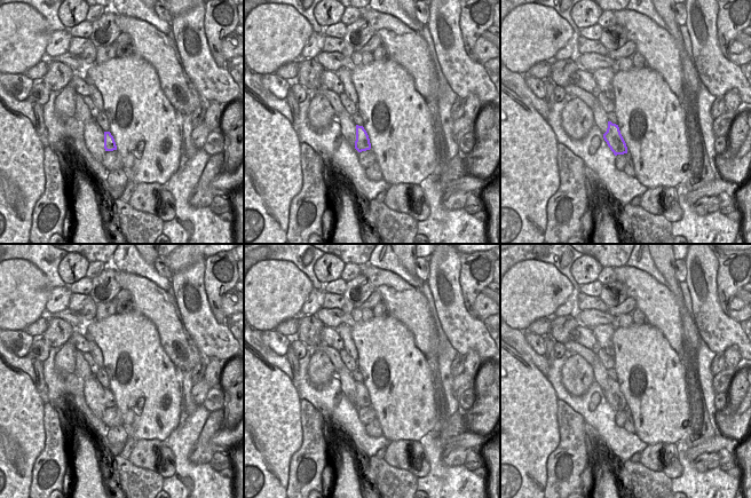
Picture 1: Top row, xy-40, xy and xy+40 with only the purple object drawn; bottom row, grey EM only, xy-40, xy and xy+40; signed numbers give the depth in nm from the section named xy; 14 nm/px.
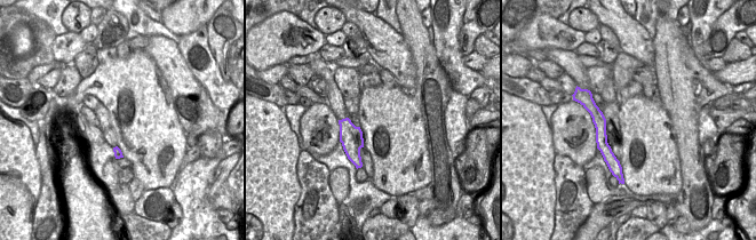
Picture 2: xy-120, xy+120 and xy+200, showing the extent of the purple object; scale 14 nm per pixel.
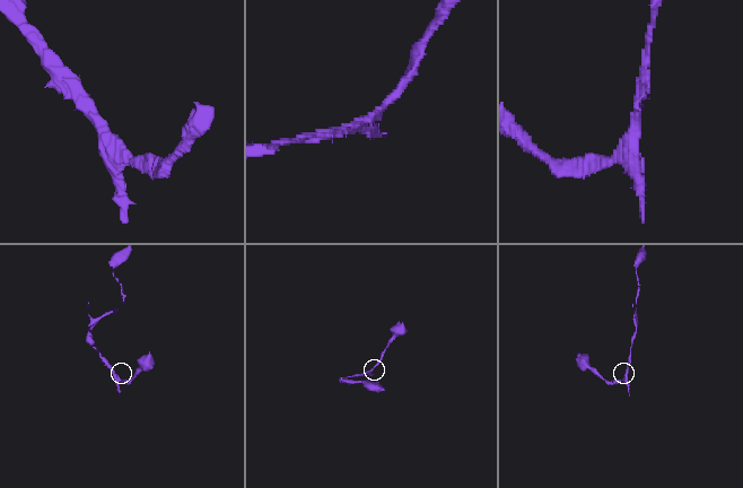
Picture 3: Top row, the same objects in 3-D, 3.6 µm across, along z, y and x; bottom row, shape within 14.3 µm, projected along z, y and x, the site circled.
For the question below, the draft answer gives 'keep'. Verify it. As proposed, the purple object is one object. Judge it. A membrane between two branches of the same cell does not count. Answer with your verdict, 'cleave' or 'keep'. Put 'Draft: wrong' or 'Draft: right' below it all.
cleave
Draft: wrong

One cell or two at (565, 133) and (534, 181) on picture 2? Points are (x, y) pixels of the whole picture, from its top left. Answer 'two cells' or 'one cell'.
two cells

